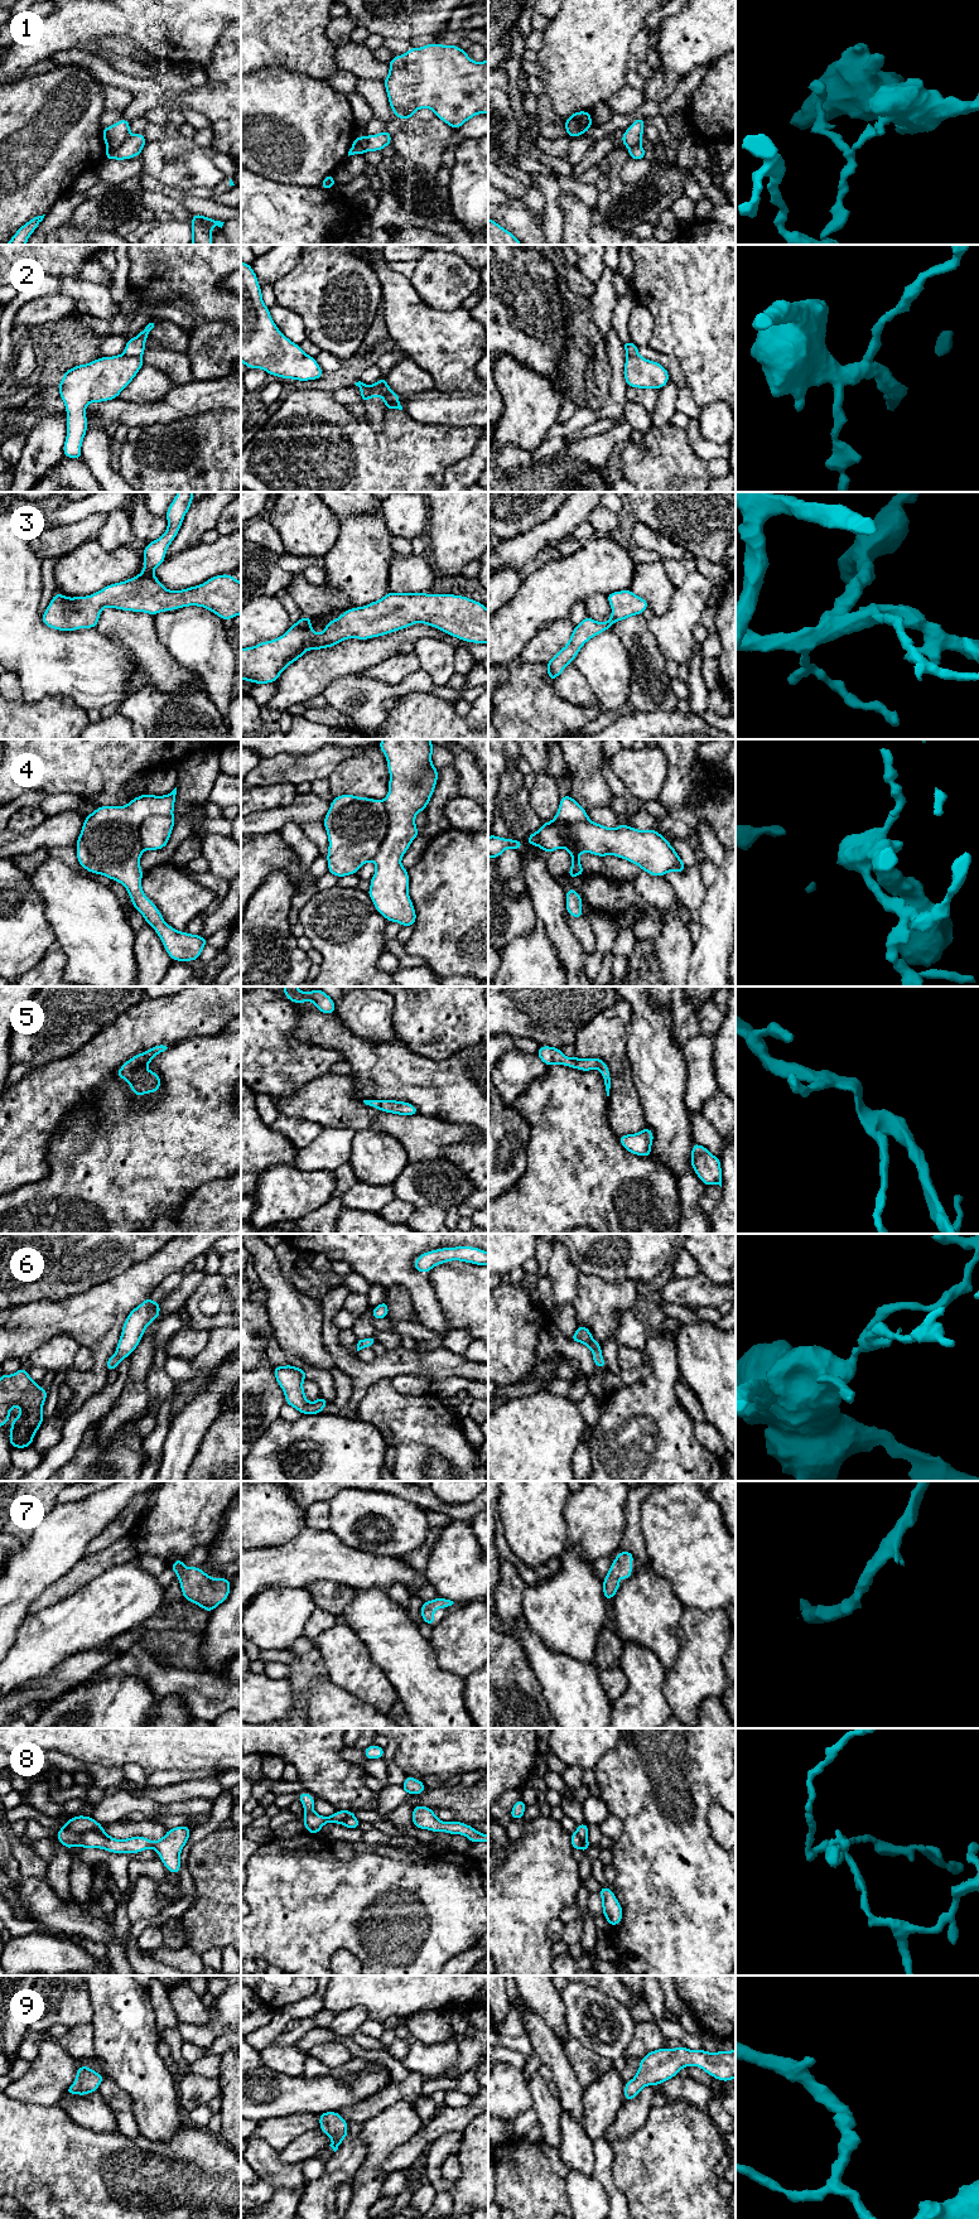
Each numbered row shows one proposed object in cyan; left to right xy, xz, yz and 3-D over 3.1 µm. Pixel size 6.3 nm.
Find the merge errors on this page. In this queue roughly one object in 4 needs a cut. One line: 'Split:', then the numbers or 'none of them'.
Split: 1, 2, 8

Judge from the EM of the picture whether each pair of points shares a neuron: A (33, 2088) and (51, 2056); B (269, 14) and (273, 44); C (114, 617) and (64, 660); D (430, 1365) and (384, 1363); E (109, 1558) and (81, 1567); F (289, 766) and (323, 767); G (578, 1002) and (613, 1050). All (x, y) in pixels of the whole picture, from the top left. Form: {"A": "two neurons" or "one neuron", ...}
{"A": "one neuron", "B": "one neuron", "C": "two neurons", "D": "one neuron", "E": "one neuron", "F": "one neuron", "G": "two neurons"}

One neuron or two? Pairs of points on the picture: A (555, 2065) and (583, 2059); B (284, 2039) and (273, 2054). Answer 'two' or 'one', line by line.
A: two
B: two

